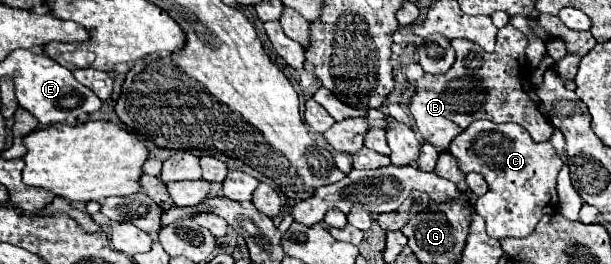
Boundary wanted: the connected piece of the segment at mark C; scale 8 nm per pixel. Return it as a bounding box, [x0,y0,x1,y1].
[450,119,564,237]

